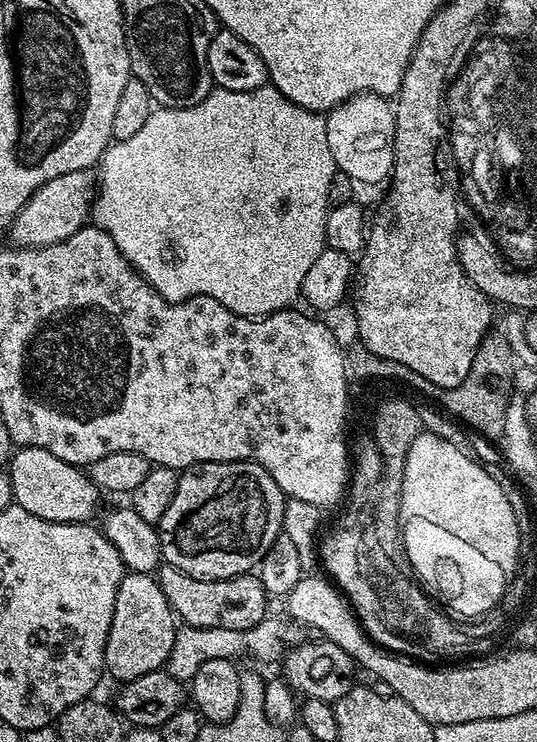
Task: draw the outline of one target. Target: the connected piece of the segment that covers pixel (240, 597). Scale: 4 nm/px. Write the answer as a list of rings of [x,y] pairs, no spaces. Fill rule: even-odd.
[[[161,563],[158,579],[162,594],[166,594],[166,602],[172,607],[173,613],[190,627],[222,627],[227,630],[245,631],[262,622],[270,612],[268,591],[256,574],[245,574],[225,580],[203,580],[190,578],[190,574],[180,572],[173,564]]]

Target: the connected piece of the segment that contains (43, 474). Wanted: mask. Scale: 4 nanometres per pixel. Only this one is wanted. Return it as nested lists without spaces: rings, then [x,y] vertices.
[[[17,447],[10,457],[6,473],[12,483],[12,498],[22,510],[38,514],[50,522],[83,524],[93,519],[102,493],[83,467],[54,458],[45,448]]]

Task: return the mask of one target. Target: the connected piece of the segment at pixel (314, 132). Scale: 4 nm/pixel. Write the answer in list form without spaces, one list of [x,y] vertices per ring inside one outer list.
[[[265,86],[258,90],[250,90],[249,92],[235,92],[234,90],[226,90],[225,88],[216,88],[202,102],[198,102],[195,108],[165,108],[157,107],[151,114],[150,118],[146,118],[146,123],[140,127],[131,138],[118,140],[109,144],[103,156],[100,157],[98,165],[98,191],[96,199],[90,209],[91,219],[94,221],[95,227],[101,228],[103,232],[108,232],[110,238],[114,238],[114,246],[118,246],[118,250],[132,263],[133,268],[139,272],[140,277],[149,284],[153,290],[162,298],[166,298],[171,304],[177,304],[183,300],[189,300],[192,296],[209,296],[218,302],[222,302],[222,306],[226,306],[234,314],[242,314],[259,318],[268,316],[271,312],[282,312],[293,307],[295,300],[301,299],[304,291],[304,279],[310,270],[311,264],[318,259],[318,254],[322,254],[326,247],[324,239],[326,238],[326,218],[330,207],[330,199],[328,195],[332,192],[332,179],[338,176],[338,169],[334,158],[331,157],[330,147],[327,141],[327,122],[325,117],[318,112],[311,112],[302,106],[298,106],[286,98],[279,90],[271,86]]]

